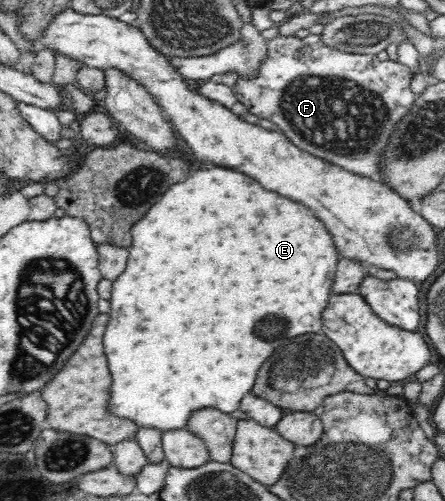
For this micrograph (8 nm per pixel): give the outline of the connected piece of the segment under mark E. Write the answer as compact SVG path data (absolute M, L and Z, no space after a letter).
M203 167L192 173L192 177L186 179L184 183L171 185L164 199L160 199L156 207L149 209L148 213L132 226L131 236L132 243L127 248L128 267L125 267L126 271L122 275L116 277L112 285L110 321L104 333L104 353L108 357L108 367L114 379L110 387L112 393L110 393L108 409L112 411L112 415L136 423L138 430L152 428L164 433L184 429L187 427L188 418L195 411L206 408L216 408L231 414L239 409L241 399L252 391L258 369L274 353L274 349L284 343L282 339L304 333L321 332L320 313L328 305L338 265L336 245L330 233L326 231L324 223L318 221L310 209L306 209L300 203L288 201L286 197L274 191L268 193L264 187L260 187L260 182L256 183L248 175L223 167Z

